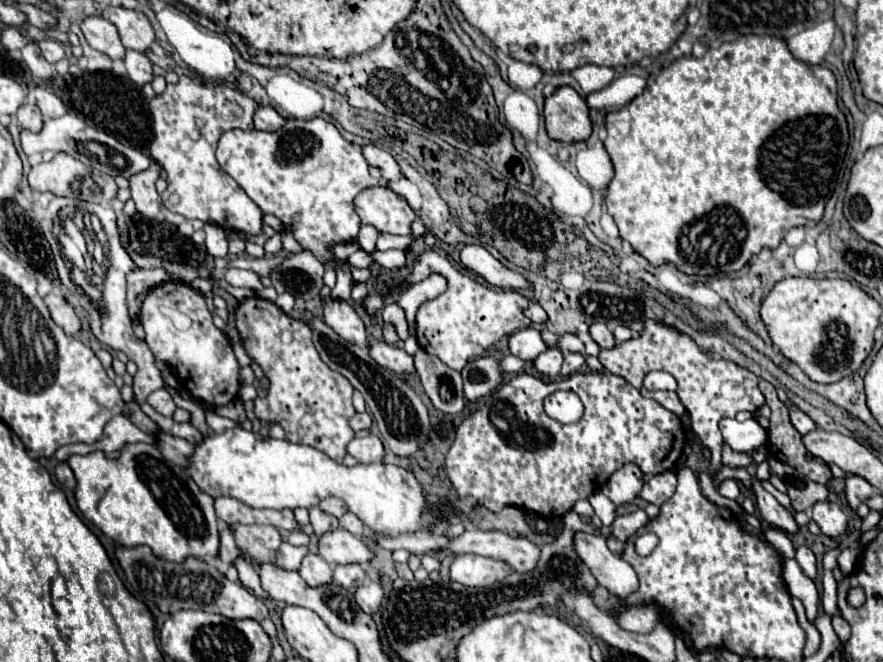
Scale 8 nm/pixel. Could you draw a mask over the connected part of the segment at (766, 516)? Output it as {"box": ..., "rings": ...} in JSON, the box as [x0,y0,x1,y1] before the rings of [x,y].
{"box":[752,477,798,533],"rings":[[[752,477],[752,495],[754,495],[756,505],[758,505],[758,509],[760,509],[760,515],[762,515],[762,519],[764,519],[766,523],[770,523],[770,525],[776,527],[776,529],[784,529],[784,531],[788,531],[788,533],[798,531],[798,525],[796,525],[792,513],[790,513],[788,509],[784,509],[784,507],[774,499],[774,495],[770,495],[770,493],[762,487],[762,483],[760,483],[758,477]]]}

